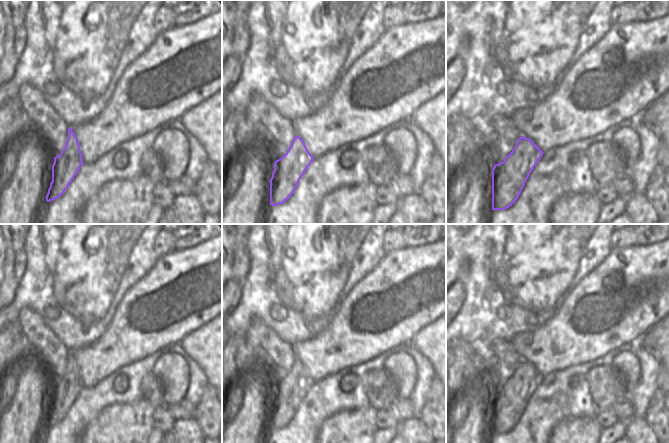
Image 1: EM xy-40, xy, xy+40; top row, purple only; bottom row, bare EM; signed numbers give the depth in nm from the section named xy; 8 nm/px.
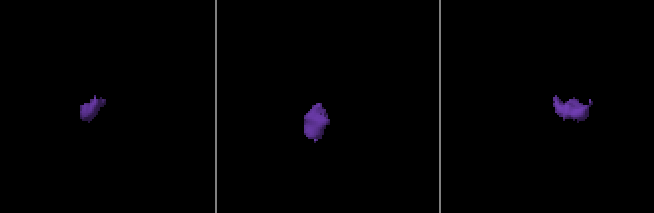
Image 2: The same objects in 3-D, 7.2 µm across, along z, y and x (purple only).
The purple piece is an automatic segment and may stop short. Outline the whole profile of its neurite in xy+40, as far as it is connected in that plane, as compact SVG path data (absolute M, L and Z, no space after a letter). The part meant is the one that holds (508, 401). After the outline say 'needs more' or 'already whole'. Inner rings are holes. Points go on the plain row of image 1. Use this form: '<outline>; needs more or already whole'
M475 340L470 342L474 355L482 359L482 366L491 366L498 371L503 386L492 393L492 434L505 434L518 423L530 397L543 379L543 375L529 362L521 359L510 340Z; needs more

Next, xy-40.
M23 308L18 323L28 341L28 355L41 364L54 381L52 405L46 419L50 426L62 420L80 391L84 388L78 363L72 352L46 325L40 314L31 308Z; needs more

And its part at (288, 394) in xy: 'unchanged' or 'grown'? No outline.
grown

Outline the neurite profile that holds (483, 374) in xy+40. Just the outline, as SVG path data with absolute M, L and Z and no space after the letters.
M481 366L471 370L466 377L466 384L471 388L477 384L491 382L495 388L504 385L500 379L498 371L491 366Z

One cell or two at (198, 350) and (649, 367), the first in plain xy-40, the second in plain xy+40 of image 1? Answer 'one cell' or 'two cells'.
two cells

